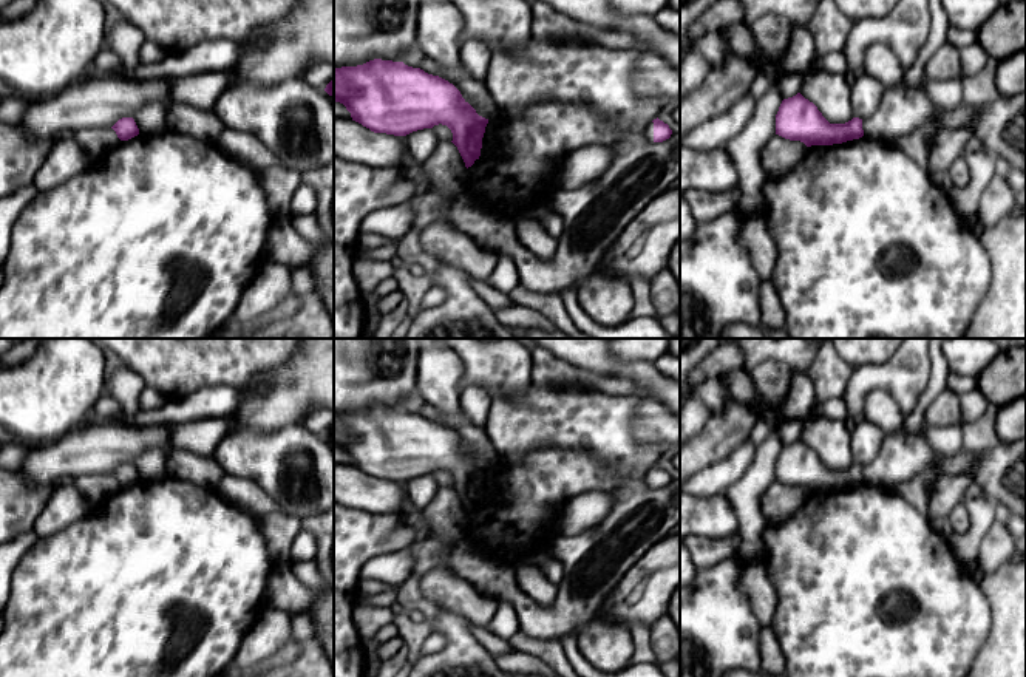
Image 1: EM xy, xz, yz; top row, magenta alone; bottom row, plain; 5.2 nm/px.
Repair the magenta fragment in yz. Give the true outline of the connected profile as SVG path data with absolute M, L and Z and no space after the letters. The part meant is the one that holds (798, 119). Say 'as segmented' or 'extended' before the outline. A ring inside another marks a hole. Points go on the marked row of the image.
as segmented; M797 93L782 100L776 114L776 134L811 147L859 139L864 130L859 117L845 124L830 124L813 102Z

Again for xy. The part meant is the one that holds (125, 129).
as segmented; M122 117L111 128L121 141L128 141L139 134L139 128L133 117Z

